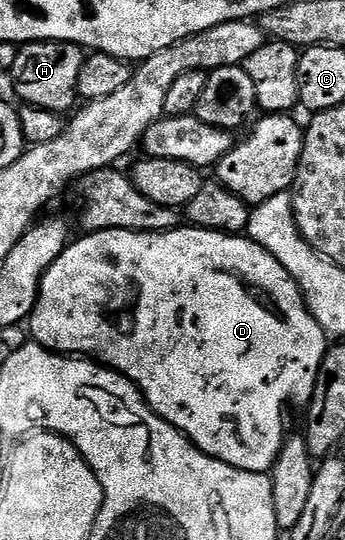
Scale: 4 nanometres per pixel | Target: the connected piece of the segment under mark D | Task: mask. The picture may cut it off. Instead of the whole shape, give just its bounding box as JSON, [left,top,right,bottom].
[30,225,329,472]

